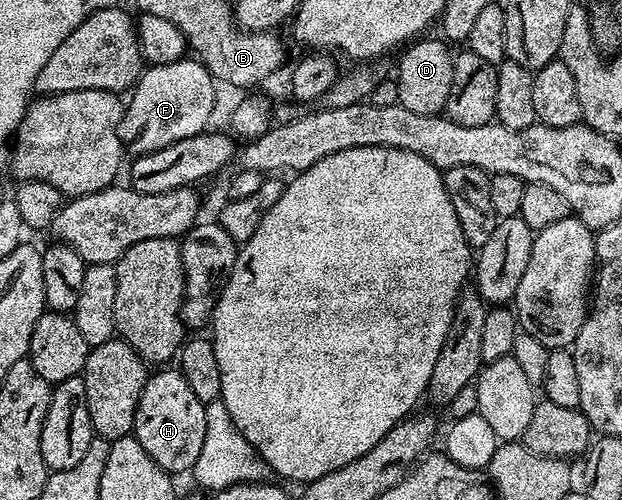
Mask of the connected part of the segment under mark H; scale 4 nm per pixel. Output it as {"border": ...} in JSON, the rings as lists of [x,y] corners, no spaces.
{"border":[[[173,367],[162,368],[165,369],[162,373],[154,372],[146,381],[143,395],[139,395],[132,436],[166,473],[188,474],[195,459],[199,459],[199,451],[203,451],[203,435],[207,435],[206,405],[191,391],[184,375],[176,368],[169,368]]]}

